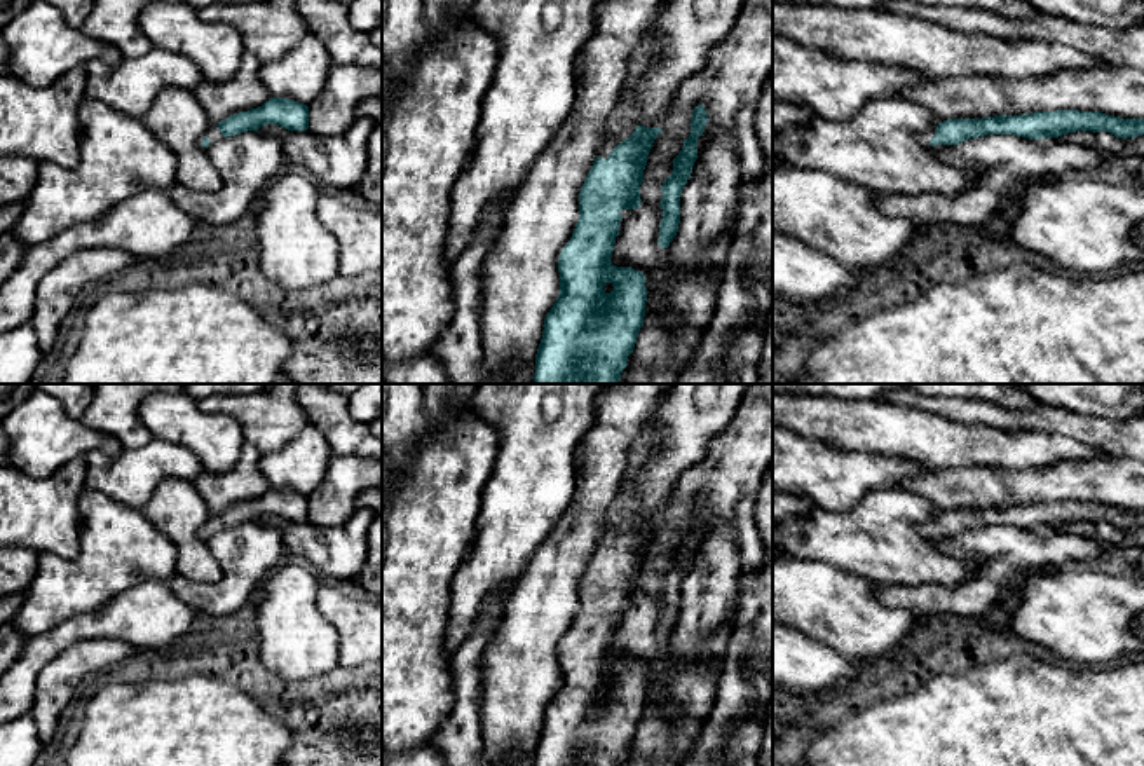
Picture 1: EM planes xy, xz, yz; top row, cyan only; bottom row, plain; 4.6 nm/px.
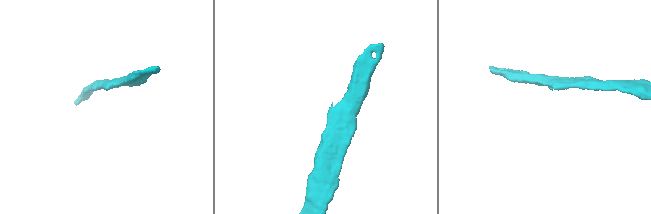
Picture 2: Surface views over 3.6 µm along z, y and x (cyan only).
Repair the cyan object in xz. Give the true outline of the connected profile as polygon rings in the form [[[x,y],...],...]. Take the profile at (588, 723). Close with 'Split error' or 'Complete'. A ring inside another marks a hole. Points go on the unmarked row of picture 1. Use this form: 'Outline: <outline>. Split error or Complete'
Outline: [[[670,393],[663,394],[652,417],[631,445],[623,487],[605,518],[603,534],[579,583],[579,611],[558,649],[560,686],[544,708],[542,729],[535,745],[534,766],[621,766],[628,757],[640,719],[644,717],[645,667],[610,653],[623,600],[642,595],[640,576],[654,530],[661,518],[645,518],[635,496],[638,473],[652,457],[657,441],[656,415]]]. Split error

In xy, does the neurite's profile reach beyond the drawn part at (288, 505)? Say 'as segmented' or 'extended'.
extended

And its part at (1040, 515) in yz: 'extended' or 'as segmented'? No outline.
extended

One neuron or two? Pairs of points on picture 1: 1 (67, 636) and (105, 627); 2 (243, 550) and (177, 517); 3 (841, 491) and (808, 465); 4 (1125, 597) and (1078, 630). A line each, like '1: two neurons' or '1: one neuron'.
1: one neuron
2: two neurons
3: one neuron
4: one neuron

